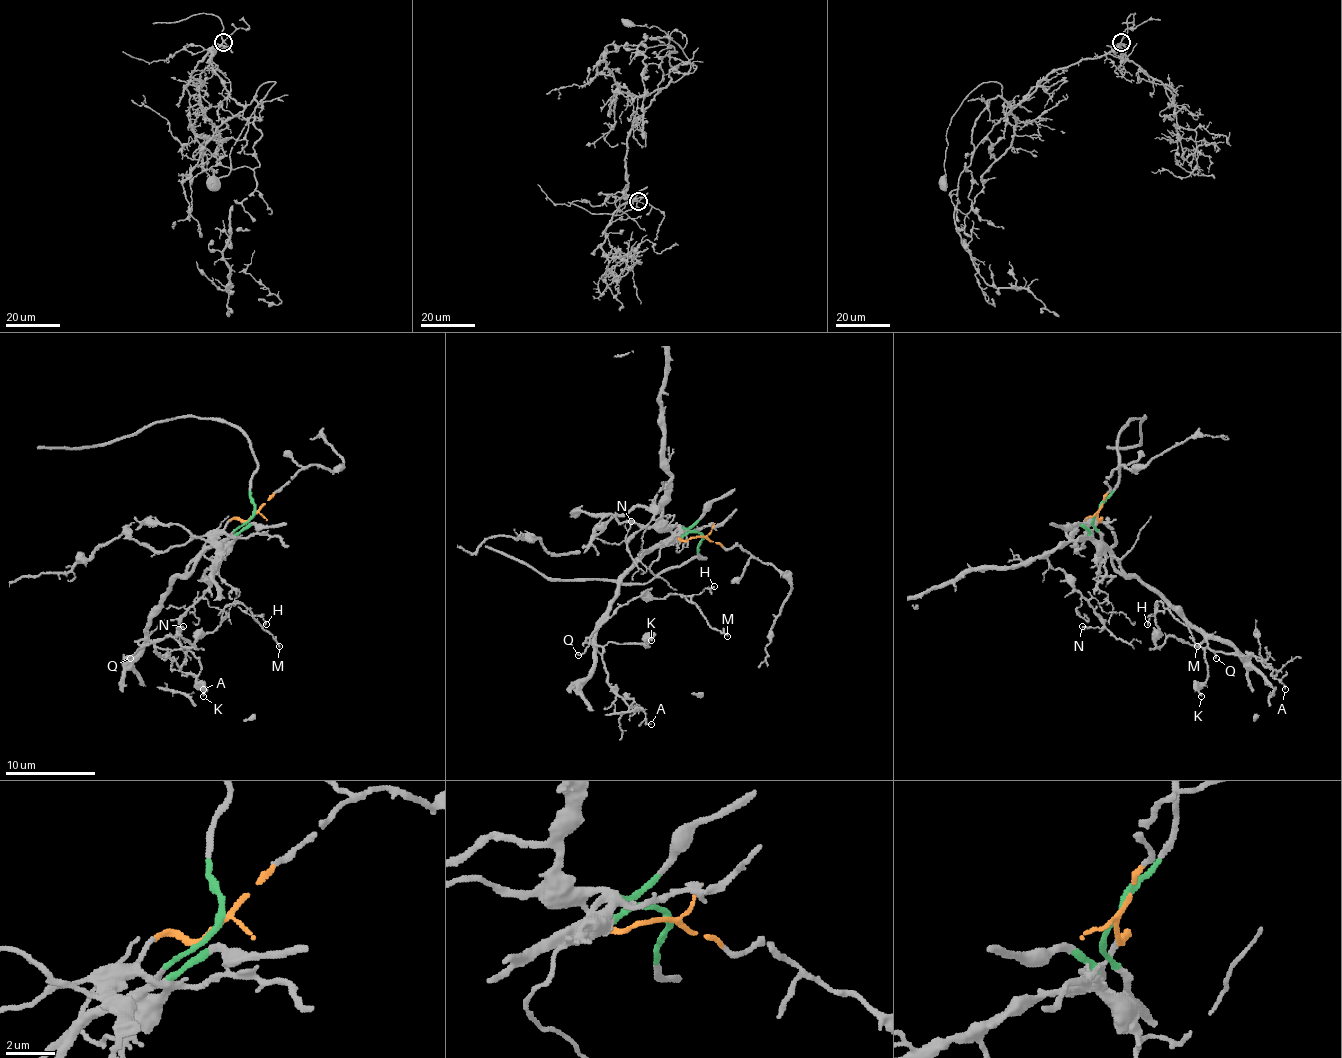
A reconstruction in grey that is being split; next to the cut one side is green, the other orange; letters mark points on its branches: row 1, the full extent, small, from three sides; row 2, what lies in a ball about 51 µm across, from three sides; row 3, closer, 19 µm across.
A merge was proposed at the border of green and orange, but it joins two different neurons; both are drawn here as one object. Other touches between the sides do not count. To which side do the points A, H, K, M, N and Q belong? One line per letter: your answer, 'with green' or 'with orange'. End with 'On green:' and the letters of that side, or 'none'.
A: with green
H: with green
K: with green
M: with green
N: with orange
Q: with green
On green: A, H, K, M, Q

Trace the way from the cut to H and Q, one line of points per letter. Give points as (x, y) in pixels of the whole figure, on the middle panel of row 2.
H: (703, 536), (685, 532), (651, 545), (622, 579), (595, 640), (586, 640), (638, 597), (696, 595), (714, 586)
Q: (703, 536), (685, 532), (678, 538), (651, 545), (631, 565), (595, 640), (586, 640), (588, 646), (577, 655)

